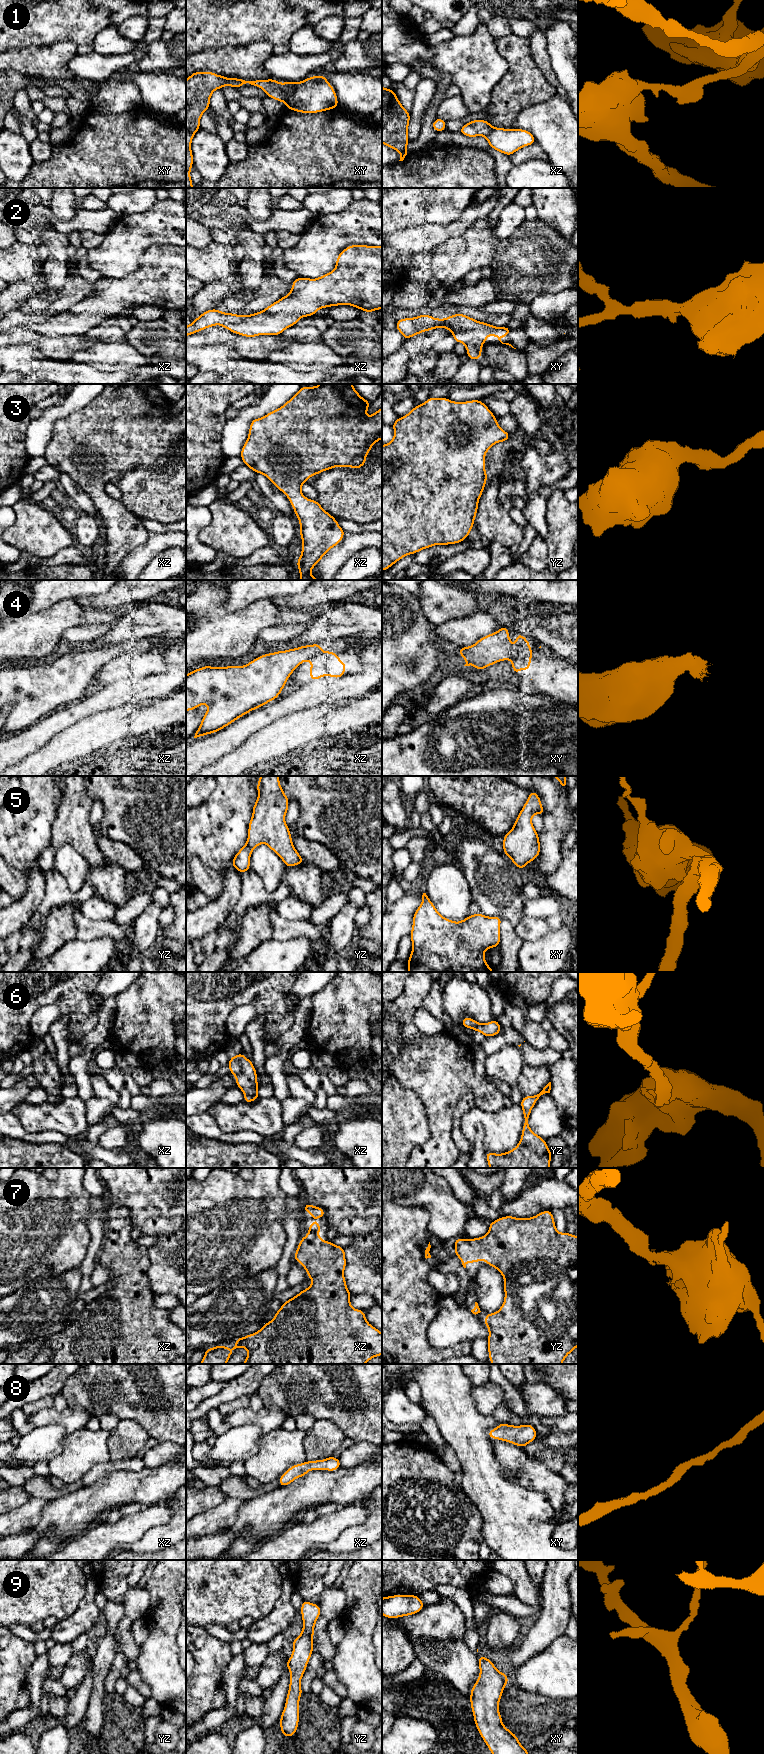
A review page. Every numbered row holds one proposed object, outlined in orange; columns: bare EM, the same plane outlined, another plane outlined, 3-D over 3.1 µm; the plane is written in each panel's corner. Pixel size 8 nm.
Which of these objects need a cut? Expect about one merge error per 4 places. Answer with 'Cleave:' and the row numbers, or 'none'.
Cleave: 1, 4

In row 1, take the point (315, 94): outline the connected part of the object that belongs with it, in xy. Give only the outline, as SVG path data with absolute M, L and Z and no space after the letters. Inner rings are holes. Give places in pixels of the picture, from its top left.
M323 75L296 82L293 95L286 102L286 109L299 113L319 113L335 108L338 108L335 89Z

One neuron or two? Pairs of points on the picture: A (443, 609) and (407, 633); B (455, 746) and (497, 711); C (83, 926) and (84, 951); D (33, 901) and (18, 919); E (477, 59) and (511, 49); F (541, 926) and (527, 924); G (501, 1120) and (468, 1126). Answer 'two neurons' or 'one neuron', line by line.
A: two neurons
B: one neuron
C: two neurons
D: one neuron
E: two neurons
F: one neuron
G: one neuron

